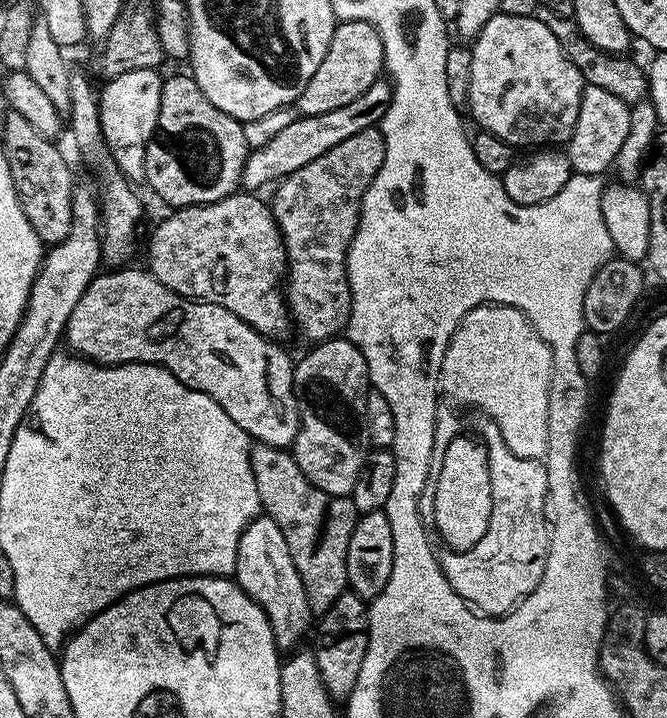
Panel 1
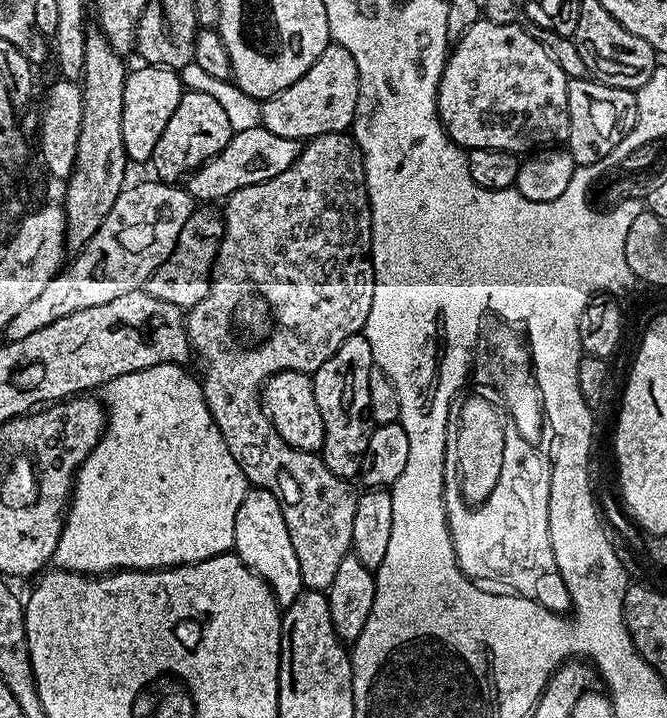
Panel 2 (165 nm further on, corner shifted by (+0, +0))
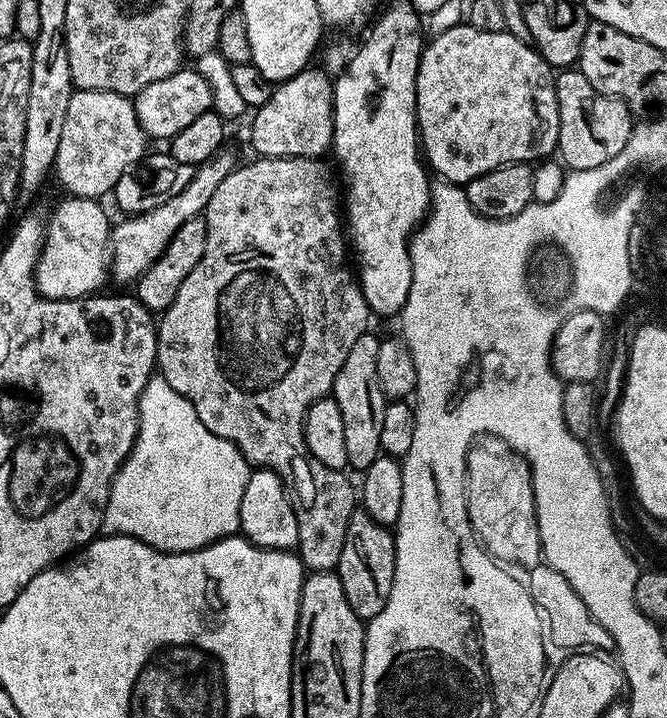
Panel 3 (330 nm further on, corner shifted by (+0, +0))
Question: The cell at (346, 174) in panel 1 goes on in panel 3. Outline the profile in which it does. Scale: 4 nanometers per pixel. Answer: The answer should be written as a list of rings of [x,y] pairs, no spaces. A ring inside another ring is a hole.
[[[261,156],[252,158],[249,164],[241,163],[230,174],[226,174],[226,178],[222,178],[222,183],[218,190],[214,190],[214,194],[210,194],[210,202],[202,213],[206,222],[206,250],[202,250],[198,266],[186,274],[186,282],[178,286],[174,302],[170,302],[170,306],[159,317],[156,333],[156,366],[159,375],[164,376],[166,382],[170,382],[170,386],[174,386],[174,390],[178,390],[178,394],[190,402],[190,406],[194,406],[194,414],[202,418],[202,426],[218,434],[218,438],[226,438],[226,442],[230,442],[244,455],[249,465],[269,468],[282,478],[288,501],[298,518],[296,548],[308,572],[331,572],[338,566],[338,558],[342,558],[342,542],[346,542],[346,526],[350,526],[350,514],[358,508],[358,492],[354,484],[344,477],[345,473],[341,469],[326,466],[318,462],[314,454],[310,454],[304,437],[304,418],[308,407],[315,400],[331,393],[334,378],[342,368],[346,354],[350,354],[350,346],[354,346],[360,335],[370,328],[368,303],[360,289],[360,281],[353,269],[344,265],[346,232],[342,227],[342,196],[339,191],[336,193],[332,172],[324,162],[315,156]]]

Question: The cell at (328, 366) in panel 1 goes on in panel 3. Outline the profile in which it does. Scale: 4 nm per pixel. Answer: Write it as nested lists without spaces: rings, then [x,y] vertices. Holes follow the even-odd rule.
[[[371,331],[363,332],[350,346],[350,354],[346,354],[346,360],[342,362],[342,368],[332,383],[331,396],[338,402],[338,410],[342,410],[342,427],[346,433],[346,458],[348,468],[363,470],[381,455],[380,451],[380,412],[376,400],[380,396],[378,386],[378,346],[381,342],[379,335],[372,336]]]

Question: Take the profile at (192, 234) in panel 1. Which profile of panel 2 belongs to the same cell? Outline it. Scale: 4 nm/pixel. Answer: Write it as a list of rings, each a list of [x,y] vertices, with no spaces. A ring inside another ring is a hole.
[[[212,206],[197,207],[186,218],[186,226],[182,226],[182,234],[178,234],[178,242],[174,250],[159,264],[152,277],[144,284],[143,291],[162,302],[170,302],[181,310],[190,310],[202,298],[208,296],[209,276],[216,264],[216,255],[224,237],[224,217]]]

